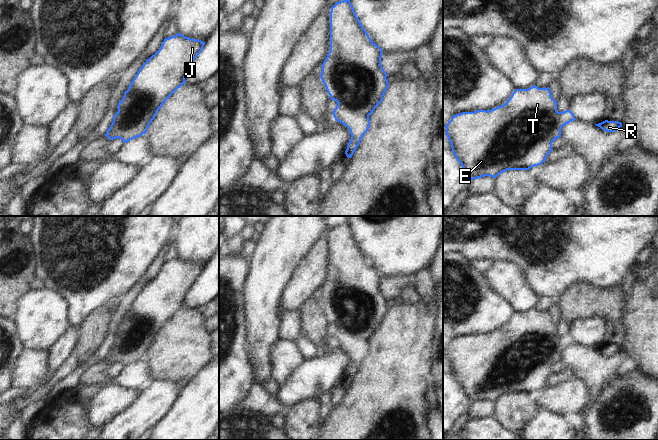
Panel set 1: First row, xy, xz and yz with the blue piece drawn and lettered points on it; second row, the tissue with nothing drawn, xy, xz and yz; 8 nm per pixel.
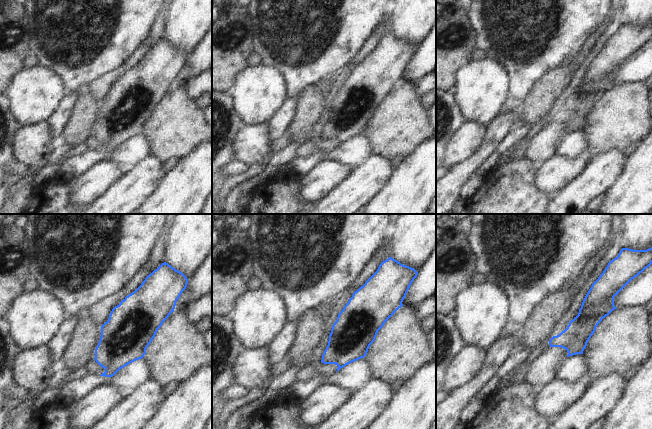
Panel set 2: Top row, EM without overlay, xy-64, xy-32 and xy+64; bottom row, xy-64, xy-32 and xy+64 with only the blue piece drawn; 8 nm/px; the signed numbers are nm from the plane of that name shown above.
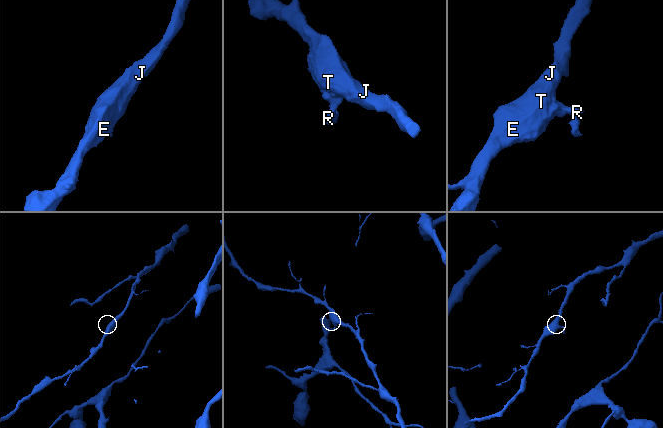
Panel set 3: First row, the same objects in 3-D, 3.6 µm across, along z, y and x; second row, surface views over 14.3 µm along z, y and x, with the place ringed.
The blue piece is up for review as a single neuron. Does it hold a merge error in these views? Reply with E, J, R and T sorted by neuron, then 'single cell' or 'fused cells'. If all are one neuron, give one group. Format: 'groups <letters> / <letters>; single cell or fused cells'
groups E J R T; single cell

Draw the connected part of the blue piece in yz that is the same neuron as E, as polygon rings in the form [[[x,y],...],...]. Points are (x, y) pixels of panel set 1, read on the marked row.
[[[534,85],[528,89],[515,89],[505,104],[494,109],[453,115],[445,128],[454,157],[471,181],[484,176],[496,178],[507,170],[529,170],[541,165],[553,150],[553,141],[561,137],[562,127],[574,120],[575,116],[570,110],[557,111],[557,101],[552,98],[549,87],[538,88]]]

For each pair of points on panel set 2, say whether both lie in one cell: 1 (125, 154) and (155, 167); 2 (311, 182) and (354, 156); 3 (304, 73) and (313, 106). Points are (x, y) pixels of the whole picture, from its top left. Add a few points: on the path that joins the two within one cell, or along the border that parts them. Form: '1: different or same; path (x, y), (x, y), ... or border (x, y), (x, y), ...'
1: different; border (151, 154), (134, 167)
2: different; border (318, 163), (325, 159), (335, 159), (348, 166)
3: different; border (315, 85), (310, 85), (299, 96)

